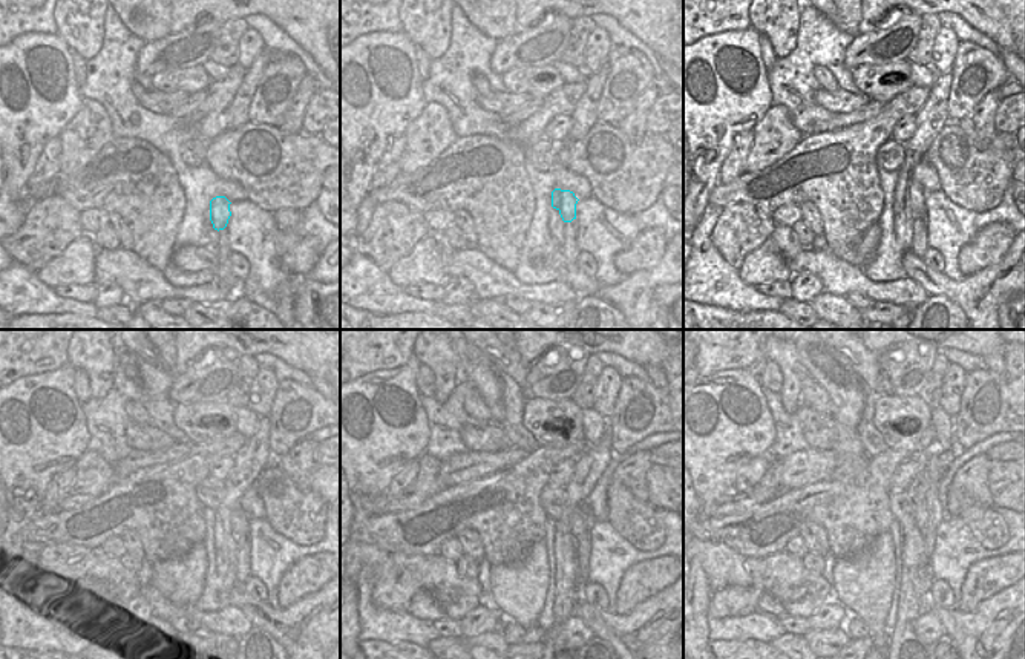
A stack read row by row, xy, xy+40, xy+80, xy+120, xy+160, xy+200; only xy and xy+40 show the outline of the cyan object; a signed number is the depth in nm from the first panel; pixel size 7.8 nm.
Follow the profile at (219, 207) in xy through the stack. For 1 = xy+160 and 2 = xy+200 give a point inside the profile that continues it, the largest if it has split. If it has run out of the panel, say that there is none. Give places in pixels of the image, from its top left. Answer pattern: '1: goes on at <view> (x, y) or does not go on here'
1: goes on at xy+160 (572, 520)
2: goes on at xy+200 (920, 512)

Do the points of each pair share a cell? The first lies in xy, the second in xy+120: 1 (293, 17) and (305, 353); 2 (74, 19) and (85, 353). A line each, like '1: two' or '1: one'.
1: one
2: one

